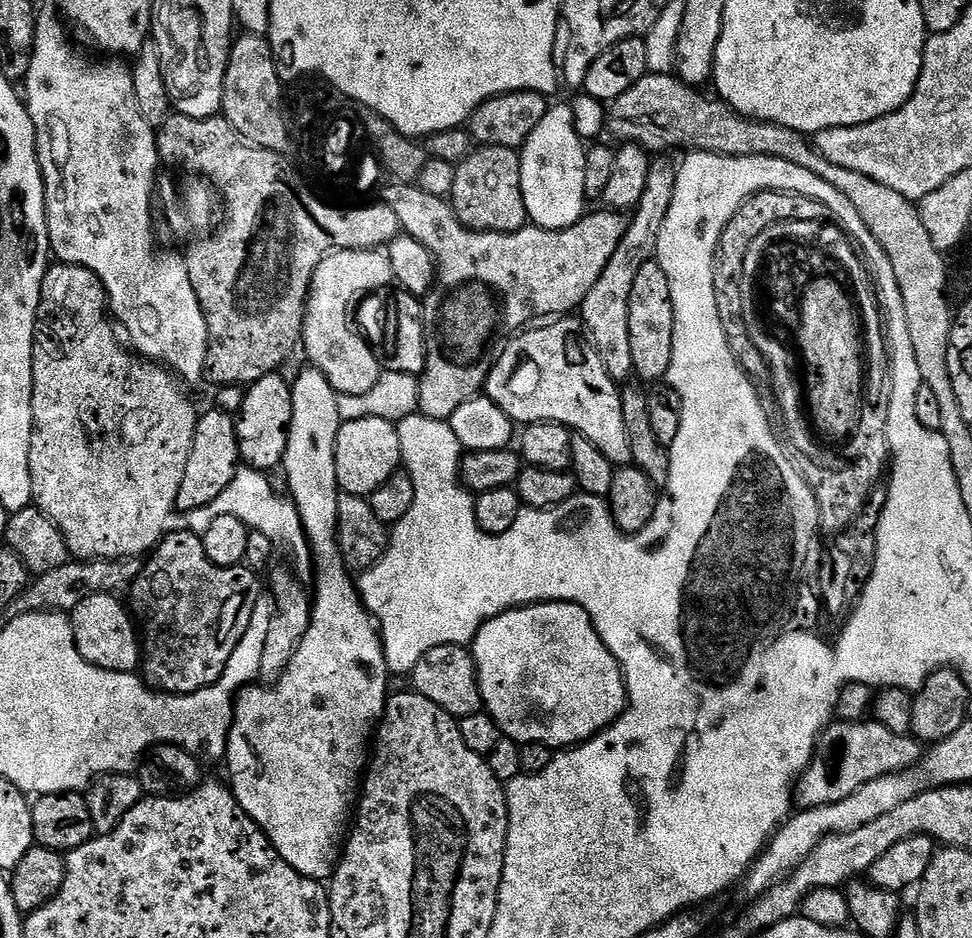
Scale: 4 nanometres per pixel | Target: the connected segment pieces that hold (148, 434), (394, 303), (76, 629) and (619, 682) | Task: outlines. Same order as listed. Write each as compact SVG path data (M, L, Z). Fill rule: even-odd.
M59 262L49 267L42 282L40 305L36 311L36 333L32 339L32 441L28 466L35 507L51 518L54 526L58 526L68 547L69 557L77 560L140 558L151 553L152 549L164 539L170 528L168 519L176 512L178 486L182 486L182 470L186 470L186 462L190 458L198 419L198 411L196 412L195 406L188 401L181 381L167 368L133 354L127 347L124 349L112 337L112 328L108 325L107 319L109 320L106 315L106 297L100 287L100 281L93 272L73 264Z
M399 286L369 292L359 301L354 312L358 325L373 354L385 372L396 371L419 378L426 366L426 338L424 337L424 305Z
M103 592L86 598L86 602L78 602L78 606L70 613L74 642L78 654L82 654L82 658L88 664L111 672L136 672L142 664L142 640L131 611L126 607L125 601L123 604L118 597L119 595Z
M561 600L529 604L523 608L511 608L500 616L495 616L478 630L478 634L472 639L470 651L476 663L476 678L480 682L480 698L492 721L500 727L501 733L507 739L516 741L517 744L544 744L553 750L567 750L575 745L583 744L591 740L599 732L609 728L618 719L625 708L628 707L628 687L624 684L624 670L614 658L612 651L602 642L598 630L594 630L594 622L590 614L577 604L567 604Z

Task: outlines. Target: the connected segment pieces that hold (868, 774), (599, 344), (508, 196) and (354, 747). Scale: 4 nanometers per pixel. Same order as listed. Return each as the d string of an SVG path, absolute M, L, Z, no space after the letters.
M833 722L824 729L816 744L812 763L794 785L794 804L797 809L830 806L844 798L850 798L854 790L874 782L874 778L903 772L922 759L921 741L911 735L894 734L879 722L857 722L845 724Z
M668 158L653 159L650 178L646 178L646 190L631 213L626 234L622 242L618 242L614 258L606 262L602 278L594 282L594 290L586 294L578 309L592 347L602 358L612 379L617 382L627 381L633 375L634 357L630 350L630 290L634 287L634 277L638 275L638 270L642 270L645 262L655 257L658 234L662 234L662 222L666 222L666 210L670 210L670 202L674 198L678 168L675 163L672 165L664 159Z
M502 146L477 147L456 165L454 190L450 197L456 217L475 232L516 232L529 223L522 198L520 153Z
M305 367L305 372L300 372L293 382L292 388L288 385L288 380L279 371L266 374L262 378L255 380L253 384L247 385L244 401L240 411L235 413L236 433L238 434L238 450L240 451L241 461L247 467L256 469L257 472L265 474L271 473L271 468L276 468L284 460L284 476L288 479L287 495L295 504L300 521L304 527L304 533L308 539L308 546L312 550L312 562L314 565L314 577L316 576L316 597L311 597L312 621L306 630L296 652L293 653L287 668L281 672L280 677L271 686L249 686L241 688L232 709L232 728L228 731L228 750L226 753L226 765L228 764L228 776L232 793L236 795L236 801L242 806L242 810L253 822L264 829L268 840L278 850L280 857L298 874L302 874L311 880L321 882L327 881L336 870L342 851L341 840L345 835L346 829L350 824L350 817L358 804L358 789L361 787L361 777L365 775L366 765L370 759L370 741L374 736L374 725L384 715L384 706L390 695L388 680L390 673L388 663L384 658L384 647L380 641L378 625L369 616L368 609L364 607L364 602L360 598L357 585L350 575L350 569L344 565L344 559L340 553L340 538L338 526L338 498L341 496L340 483L336 481L336 435L341 426L341 418L338 412L337 392L330 386L327 378L314 367Z

